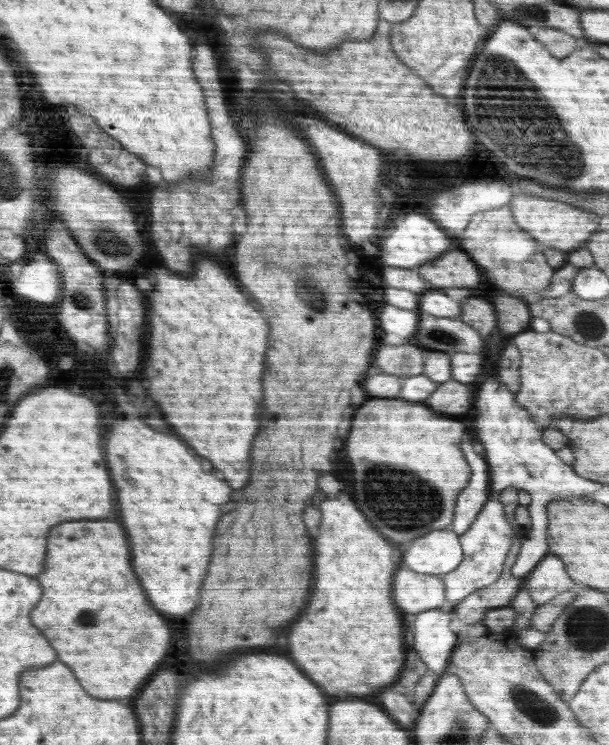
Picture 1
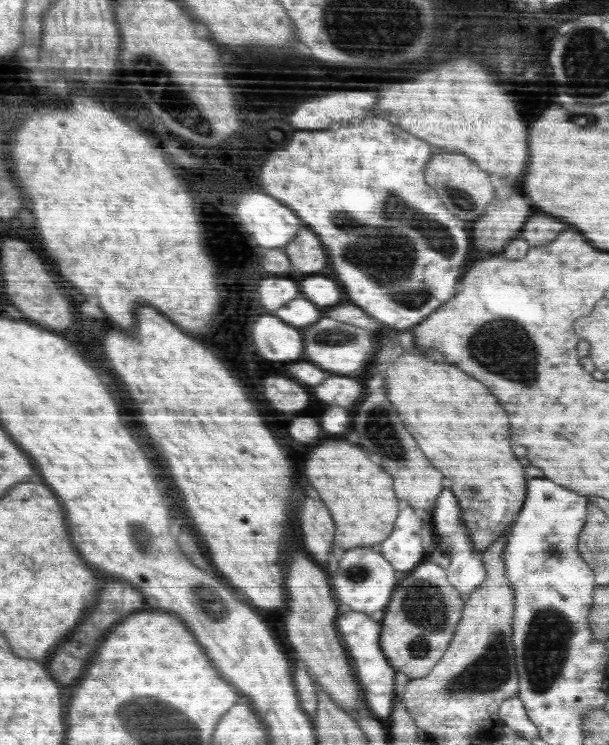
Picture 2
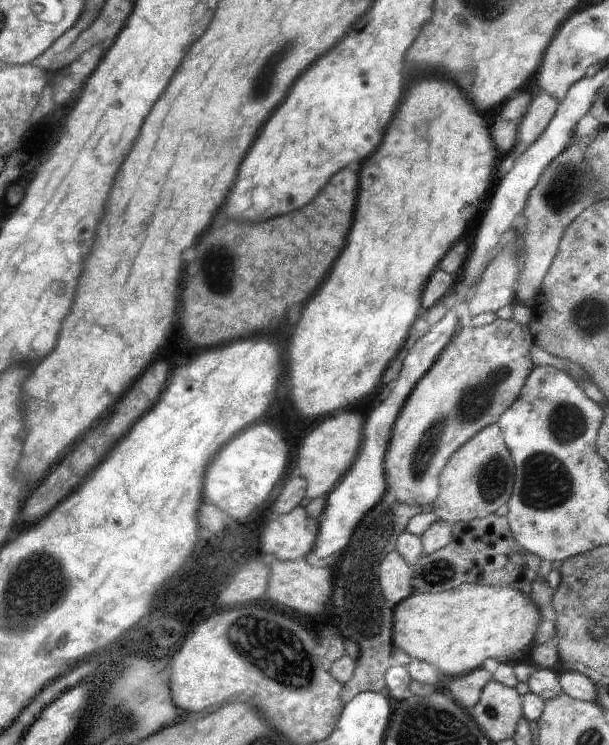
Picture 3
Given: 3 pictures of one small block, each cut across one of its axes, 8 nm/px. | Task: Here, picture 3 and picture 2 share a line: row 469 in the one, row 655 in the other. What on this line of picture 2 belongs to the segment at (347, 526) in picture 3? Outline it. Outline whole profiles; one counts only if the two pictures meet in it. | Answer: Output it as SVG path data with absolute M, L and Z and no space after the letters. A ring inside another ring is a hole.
M345 610L346 614L338 617L338 630L342 631L342 638L346 640L346 646L350 649L350 655L353 656L354 666L357 667L358 678L360 679L361 686L364 688L363 692L365 699L368 700L368 709L372 714L382 720L388 720L392 714L392 708L396 704L396 695L394 687L394 668L389 660L386 659L384 651L381 649L381 632L384 629L381 626L381 620L372 620L374 616L364 614L364 612L356 612Z

